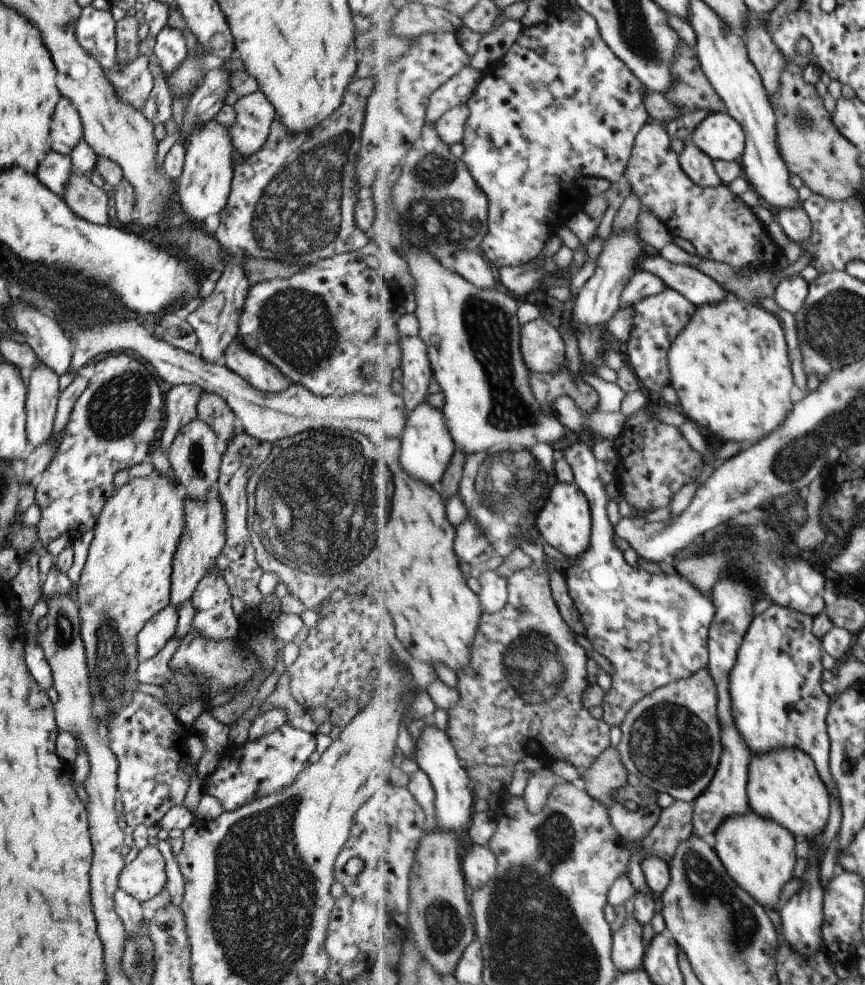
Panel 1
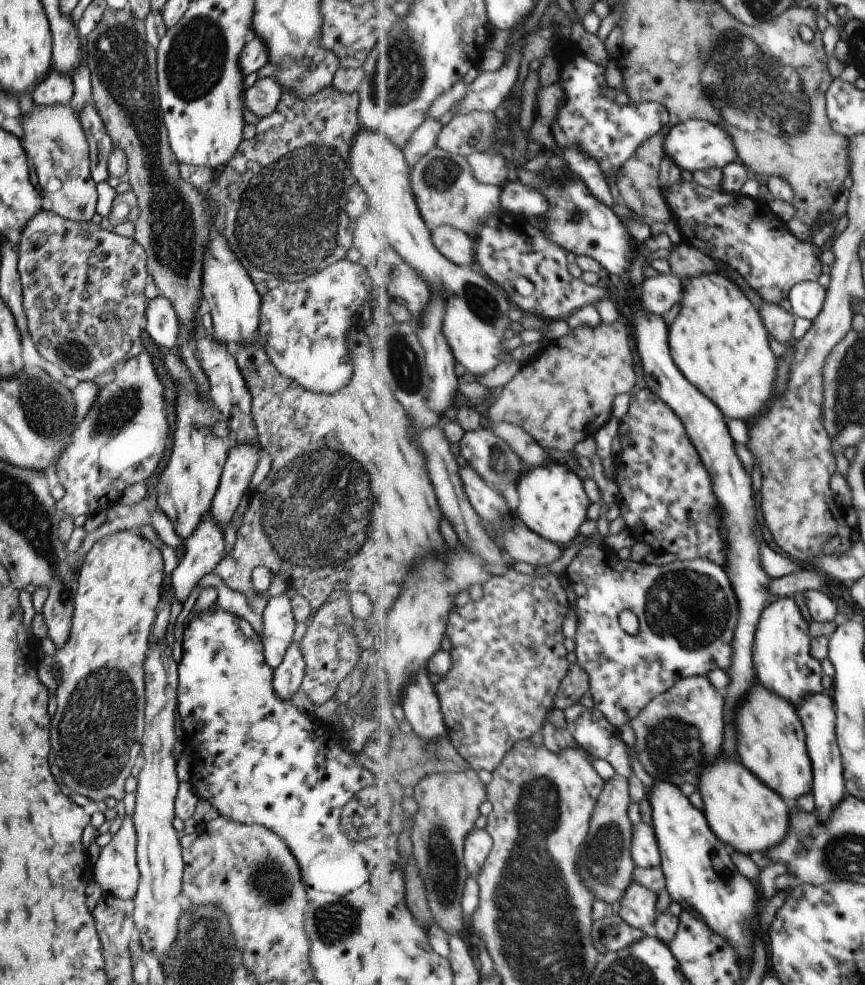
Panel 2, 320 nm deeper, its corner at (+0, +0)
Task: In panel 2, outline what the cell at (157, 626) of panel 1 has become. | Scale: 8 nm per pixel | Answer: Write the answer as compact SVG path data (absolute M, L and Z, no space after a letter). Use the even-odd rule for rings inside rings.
M209 512L185 538L183 547L183 554L170 574L170 588L181 603L187 599L191 589L197 586L199 579L211 573L225 554L223 532L213 522Z

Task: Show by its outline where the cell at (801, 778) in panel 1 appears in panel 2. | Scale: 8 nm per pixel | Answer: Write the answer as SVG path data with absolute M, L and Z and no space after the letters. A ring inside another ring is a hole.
M761 682L753 684L753 690L749 692L749 700L737 708L737 749L738 757L743 760L743 764L757 774L769 788L781 794L783 800L795 804L803 796L808 795L814 788L814 768L812 757L809 756L808 741L804 724L796 706L790 700L783 700L775 692L767 690Z

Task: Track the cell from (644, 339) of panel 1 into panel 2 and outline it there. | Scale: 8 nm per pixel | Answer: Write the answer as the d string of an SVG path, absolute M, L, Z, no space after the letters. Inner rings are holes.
M647 273L642 286L639 300L643 304L643 312L647 314L663 318L675 304L682 302L684 285L674 273L653 276Z

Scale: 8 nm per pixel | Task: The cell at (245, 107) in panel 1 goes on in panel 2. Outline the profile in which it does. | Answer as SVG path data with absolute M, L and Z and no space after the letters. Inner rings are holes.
M273 76L257 79L253 86L244 90L244 108L252 112L257 119L264 118L275 111L282 92Z

